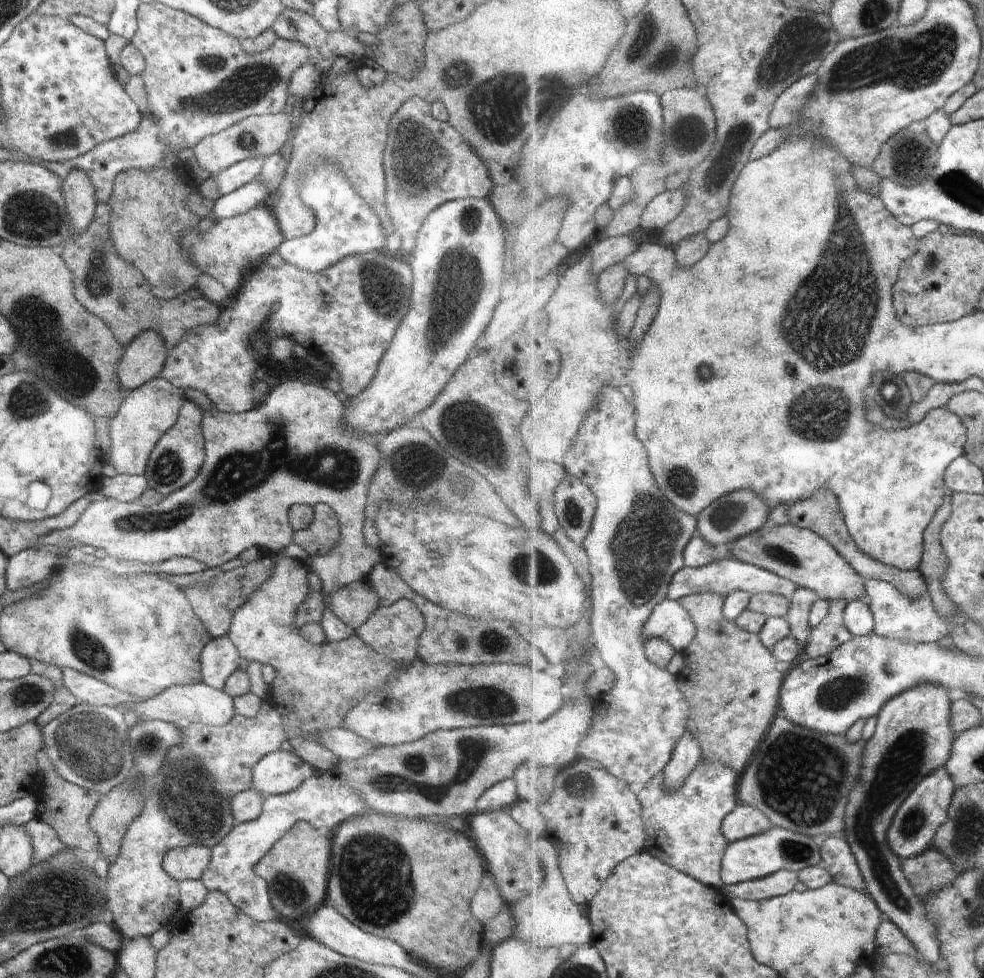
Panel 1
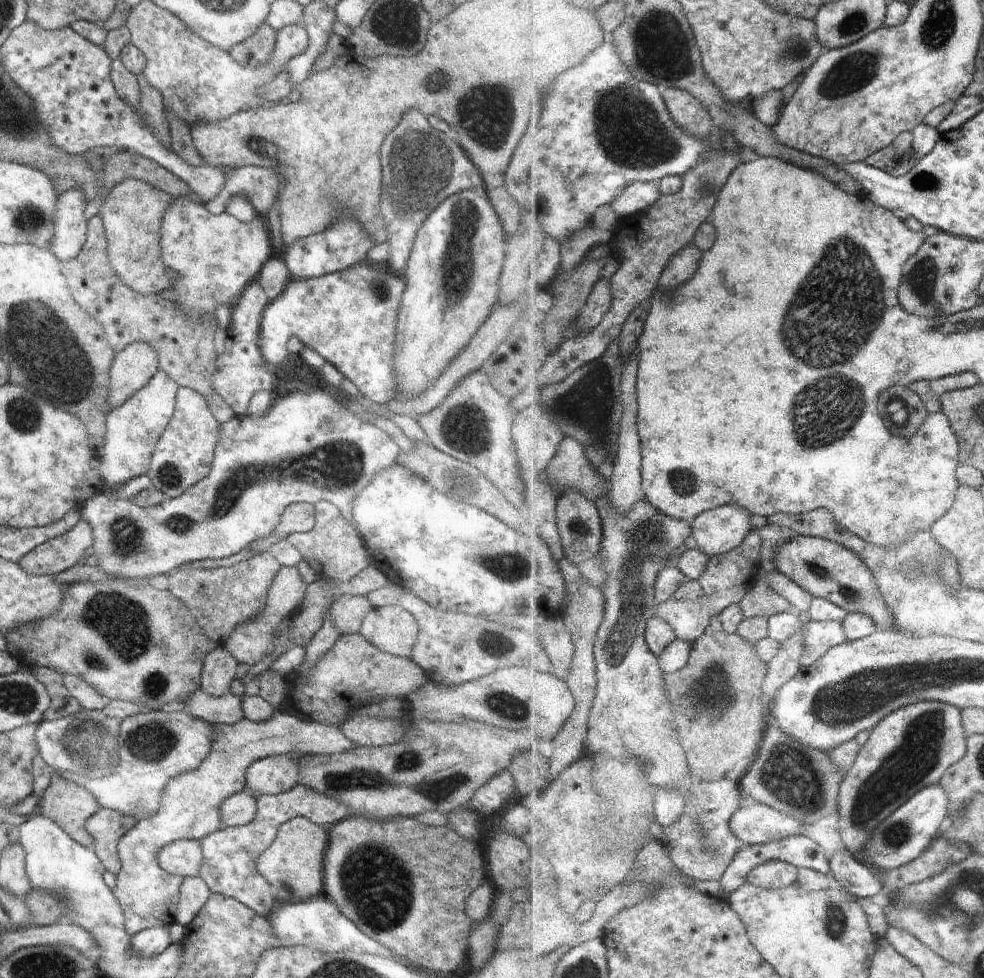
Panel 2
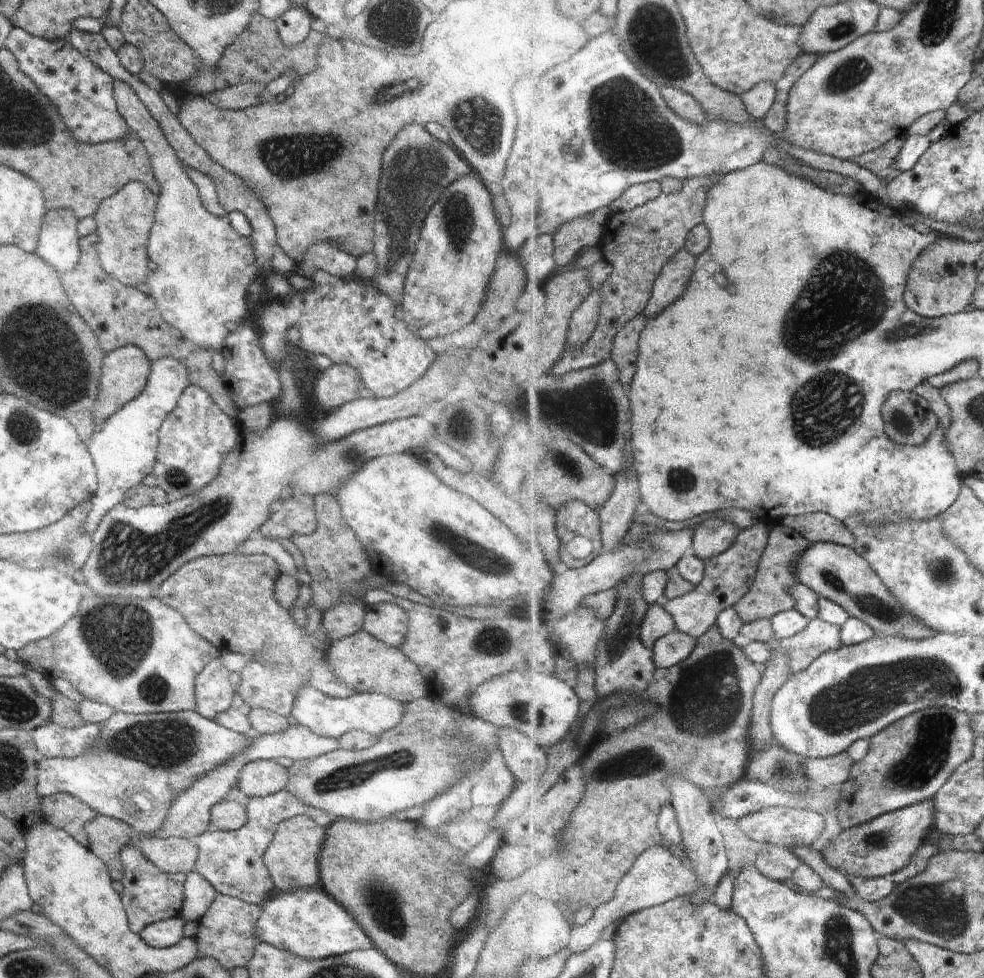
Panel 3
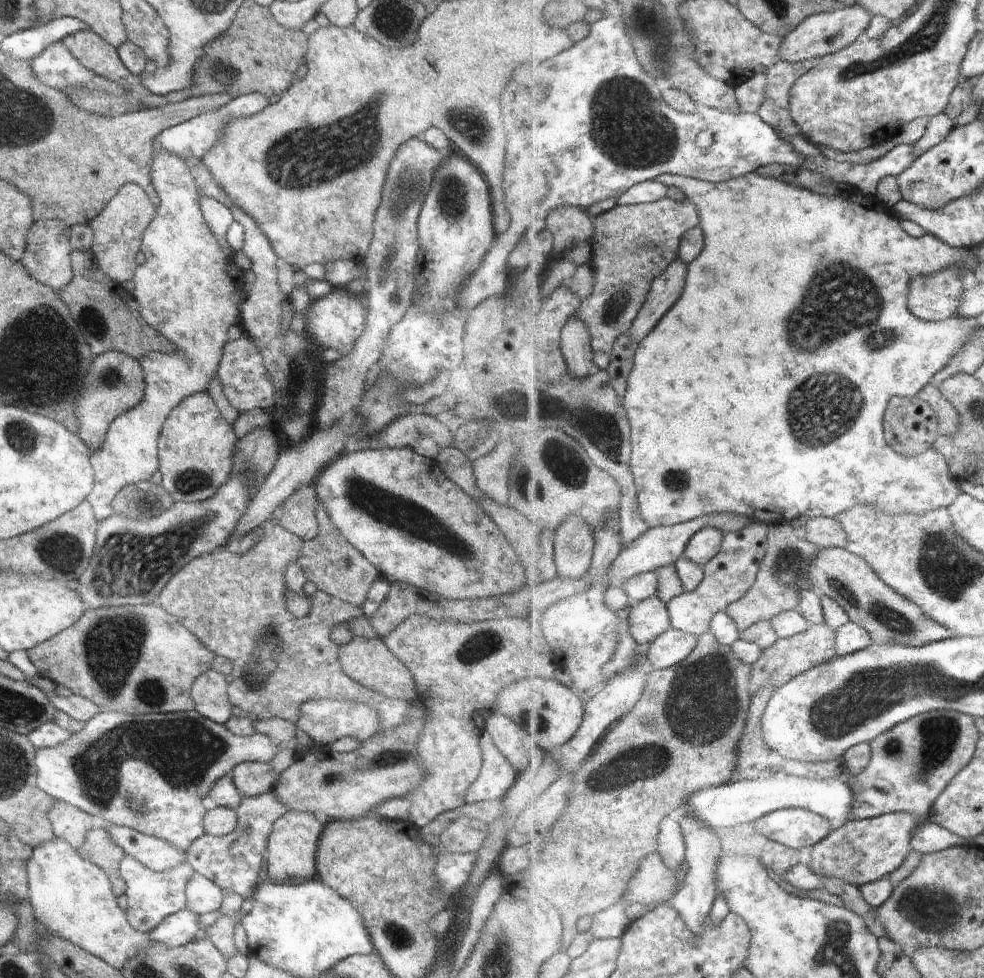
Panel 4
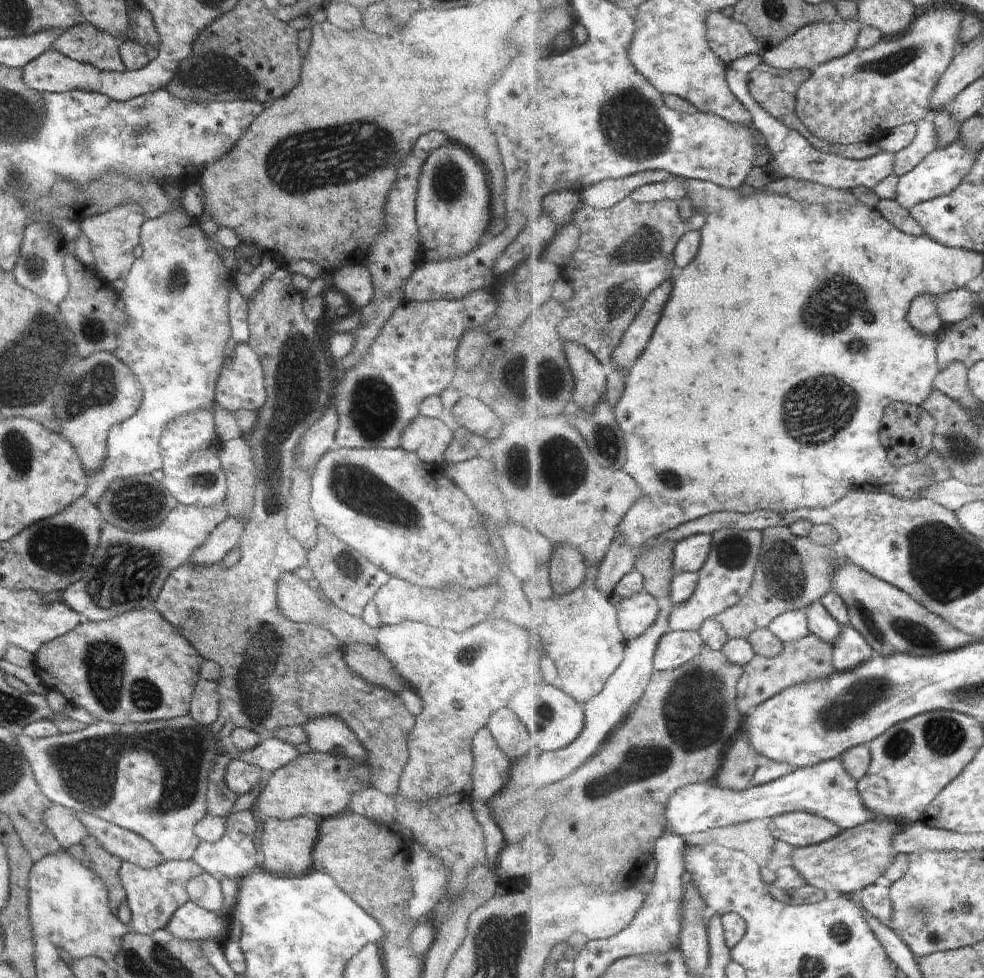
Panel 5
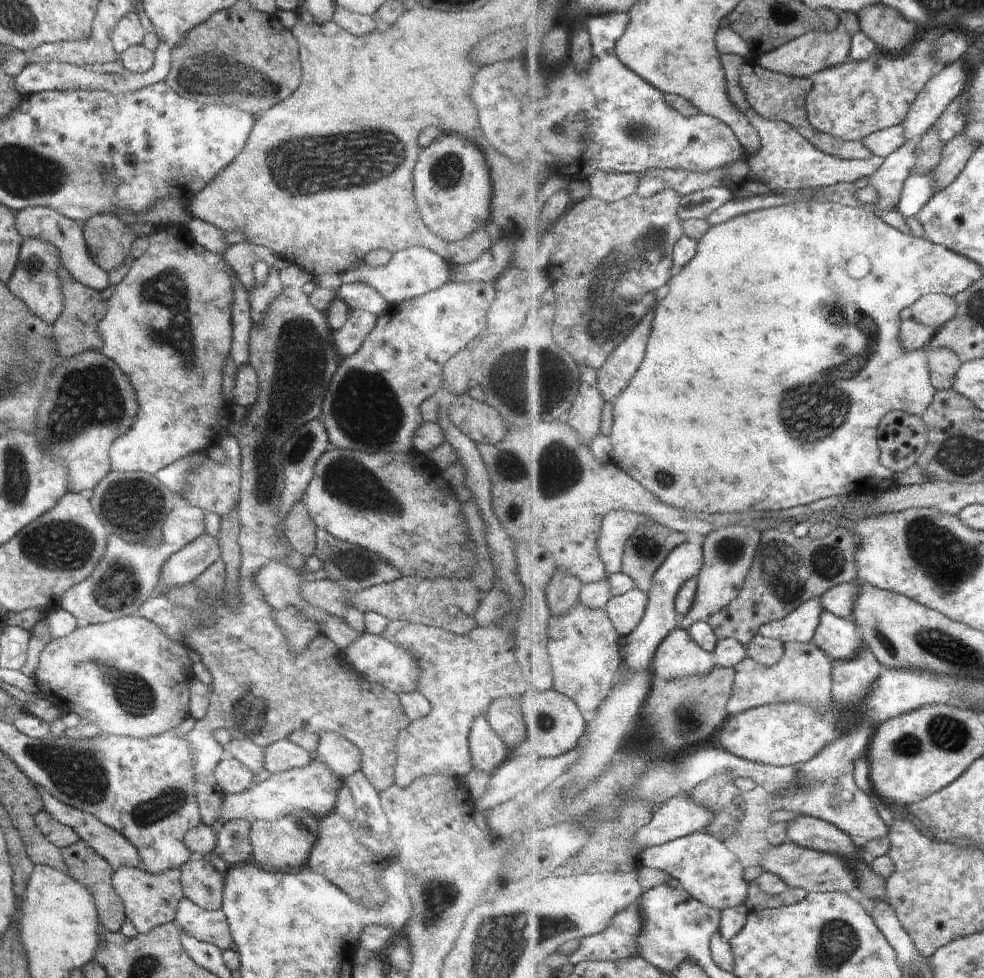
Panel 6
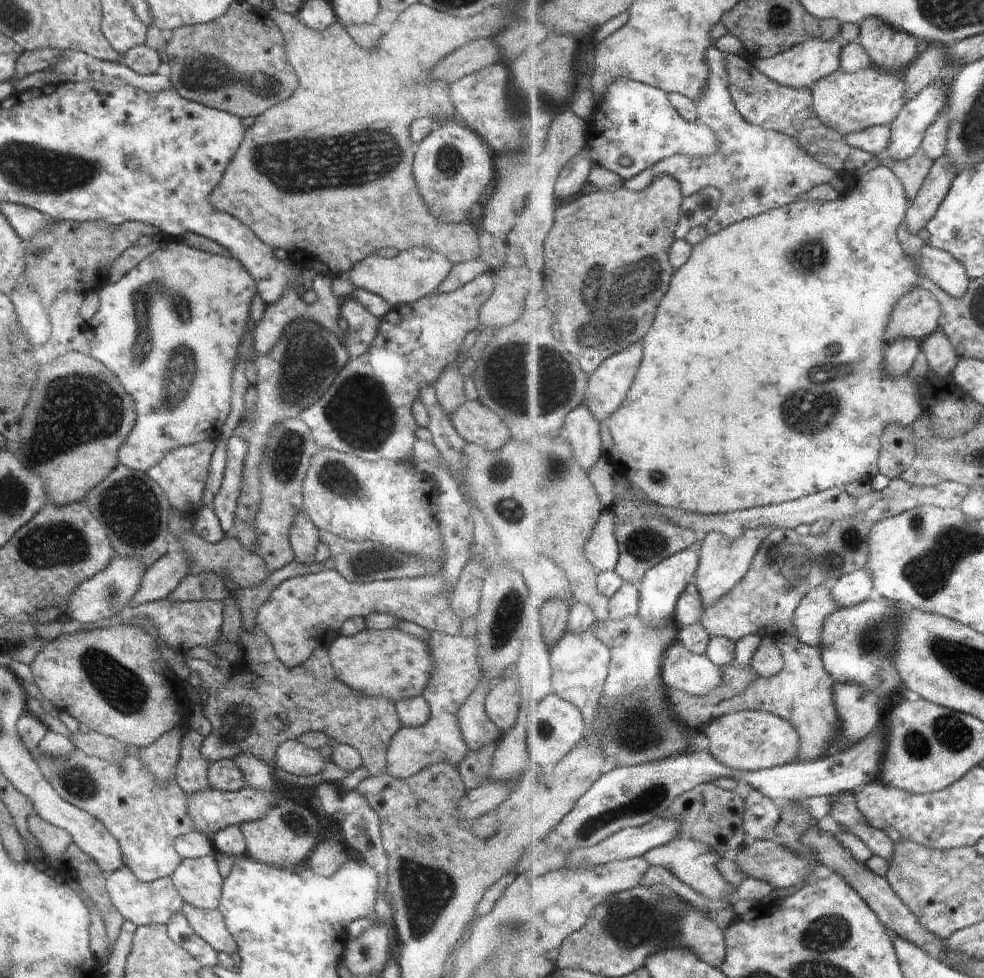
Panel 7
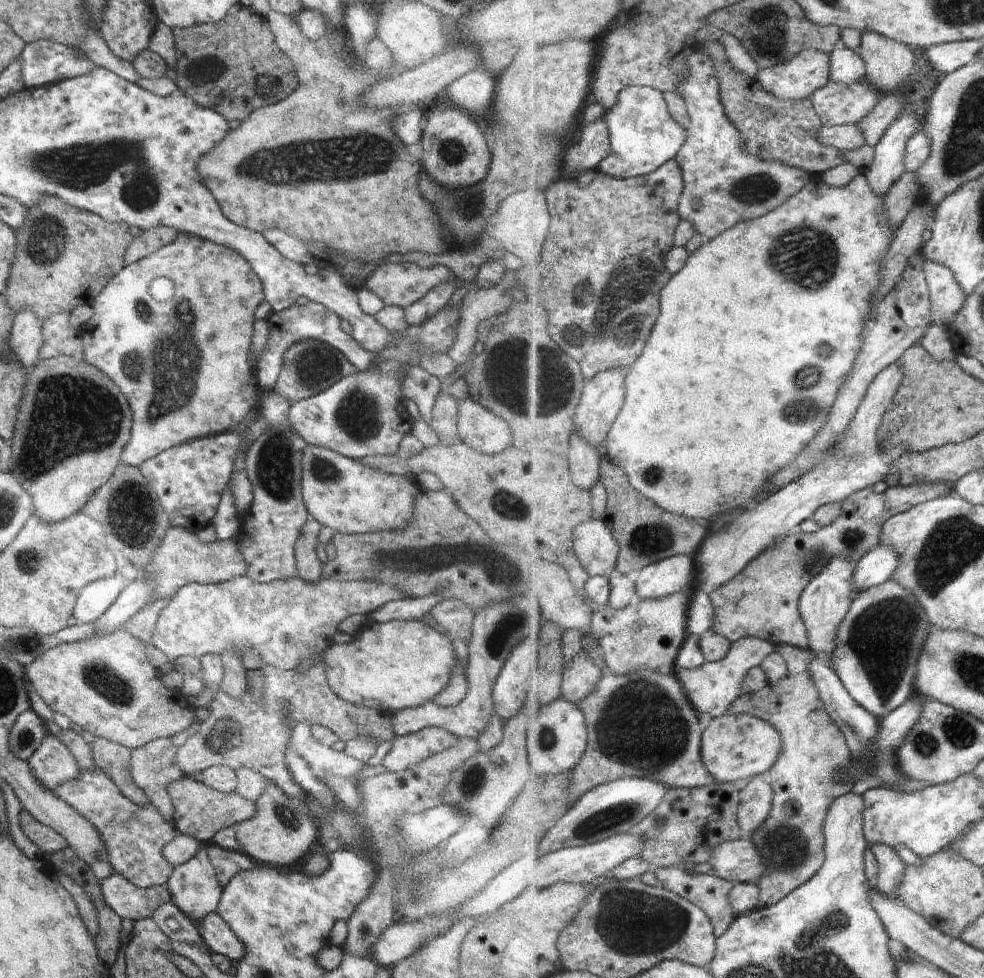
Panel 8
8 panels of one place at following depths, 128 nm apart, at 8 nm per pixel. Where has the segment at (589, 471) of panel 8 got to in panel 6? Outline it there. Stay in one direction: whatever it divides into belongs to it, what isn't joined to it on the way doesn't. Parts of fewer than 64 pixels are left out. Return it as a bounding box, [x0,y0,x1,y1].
[568,367,606,446]

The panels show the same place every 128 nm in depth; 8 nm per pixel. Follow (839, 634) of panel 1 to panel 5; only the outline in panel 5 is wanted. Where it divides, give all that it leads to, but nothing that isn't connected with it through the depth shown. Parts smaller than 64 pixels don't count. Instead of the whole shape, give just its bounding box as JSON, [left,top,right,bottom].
[738,633,836,715]

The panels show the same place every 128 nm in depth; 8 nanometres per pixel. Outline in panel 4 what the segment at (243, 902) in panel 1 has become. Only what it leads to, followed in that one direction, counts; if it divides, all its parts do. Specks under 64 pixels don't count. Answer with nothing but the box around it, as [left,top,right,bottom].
[185,790,287,899]

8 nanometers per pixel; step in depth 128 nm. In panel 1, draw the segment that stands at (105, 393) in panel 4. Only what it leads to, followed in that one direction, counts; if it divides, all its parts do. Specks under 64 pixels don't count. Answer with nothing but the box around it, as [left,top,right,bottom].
[118,331,167,391]

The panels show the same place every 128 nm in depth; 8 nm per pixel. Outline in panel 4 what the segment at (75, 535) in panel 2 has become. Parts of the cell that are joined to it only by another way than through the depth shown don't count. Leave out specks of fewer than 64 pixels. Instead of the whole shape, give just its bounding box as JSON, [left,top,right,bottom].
[86,142,249,522]

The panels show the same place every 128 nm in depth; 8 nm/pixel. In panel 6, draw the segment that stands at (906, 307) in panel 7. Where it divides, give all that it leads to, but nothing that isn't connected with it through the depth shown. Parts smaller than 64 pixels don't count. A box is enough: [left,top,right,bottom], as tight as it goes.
[908,293,960,330]

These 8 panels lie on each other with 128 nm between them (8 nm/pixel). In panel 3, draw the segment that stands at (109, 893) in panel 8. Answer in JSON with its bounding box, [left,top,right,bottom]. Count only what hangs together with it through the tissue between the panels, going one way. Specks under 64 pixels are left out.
[120,843,187,934]

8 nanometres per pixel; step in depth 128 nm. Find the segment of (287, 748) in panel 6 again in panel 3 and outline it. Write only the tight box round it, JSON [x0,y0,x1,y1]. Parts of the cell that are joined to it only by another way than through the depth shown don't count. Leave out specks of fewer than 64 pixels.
[36,711,252,835]

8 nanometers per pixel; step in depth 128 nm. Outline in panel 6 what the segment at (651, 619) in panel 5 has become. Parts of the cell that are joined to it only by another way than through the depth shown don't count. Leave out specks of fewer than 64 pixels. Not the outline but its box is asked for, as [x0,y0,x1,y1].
[607,587,649,639]

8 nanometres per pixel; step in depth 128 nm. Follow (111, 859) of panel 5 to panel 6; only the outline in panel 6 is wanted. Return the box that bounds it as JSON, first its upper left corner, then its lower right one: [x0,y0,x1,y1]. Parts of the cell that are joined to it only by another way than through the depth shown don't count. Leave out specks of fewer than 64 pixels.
[61,840,127,932]

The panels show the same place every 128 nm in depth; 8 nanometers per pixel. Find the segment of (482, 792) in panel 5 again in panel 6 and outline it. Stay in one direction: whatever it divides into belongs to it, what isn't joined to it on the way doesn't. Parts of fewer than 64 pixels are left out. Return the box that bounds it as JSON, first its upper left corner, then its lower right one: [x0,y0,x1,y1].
[468,716,512,775]

